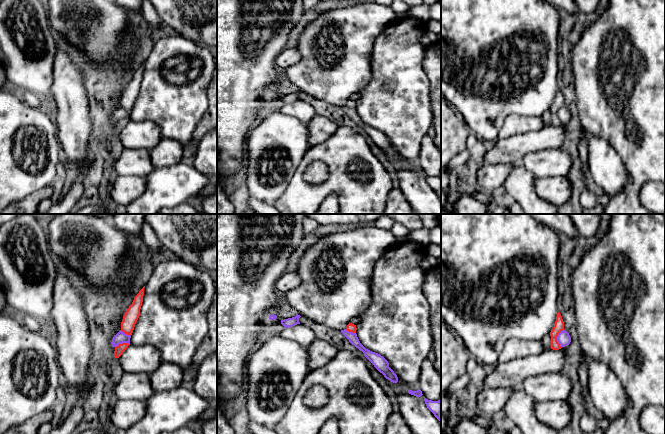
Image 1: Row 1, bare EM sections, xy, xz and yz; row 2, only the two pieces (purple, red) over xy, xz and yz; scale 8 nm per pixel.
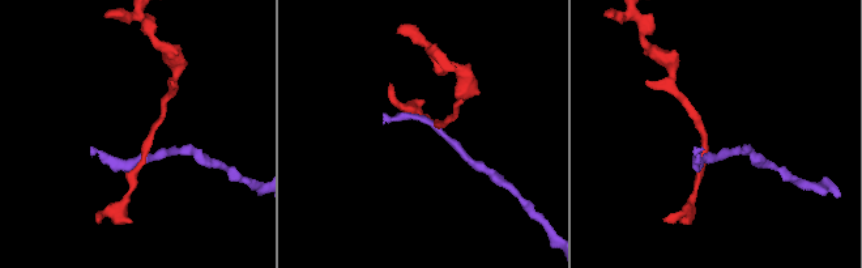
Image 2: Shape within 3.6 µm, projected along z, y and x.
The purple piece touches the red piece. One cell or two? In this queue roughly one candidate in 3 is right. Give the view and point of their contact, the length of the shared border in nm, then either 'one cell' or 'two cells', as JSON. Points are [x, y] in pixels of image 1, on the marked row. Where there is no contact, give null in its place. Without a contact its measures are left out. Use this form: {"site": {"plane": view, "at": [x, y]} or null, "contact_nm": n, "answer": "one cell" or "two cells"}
{"site": {"plane": "yz", "at": [557, 338]}, "contact_nm": 150, "answer": "two cells"}

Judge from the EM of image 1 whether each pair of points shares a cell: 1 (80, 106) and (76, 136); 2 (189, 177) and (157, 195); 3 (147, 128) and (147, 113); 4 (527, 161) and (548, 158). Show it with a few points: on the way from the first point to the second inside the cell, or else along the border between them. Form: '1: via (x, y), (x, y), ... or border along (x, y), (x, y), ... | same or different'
1: via (76, 113), (76, 129) | same
2: via (181, 181), (165, 188) | same
3: border along (130, 119), (154, 122), (159, 127), (162, 136) | different
4: via (532, 161), (543, 161) | same

